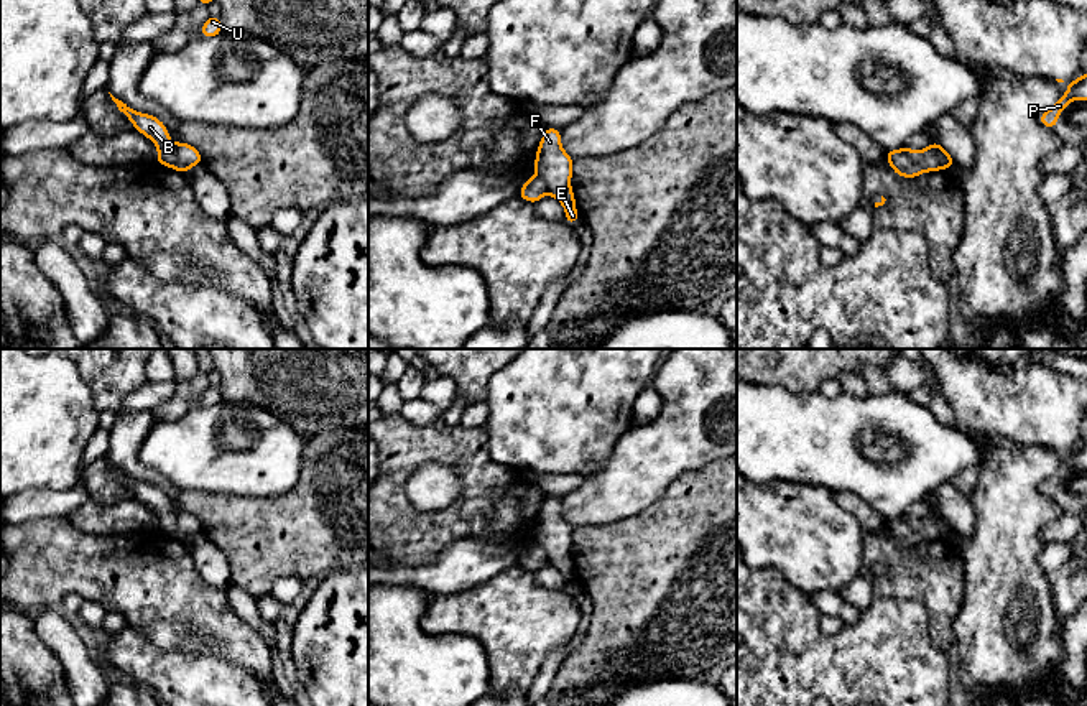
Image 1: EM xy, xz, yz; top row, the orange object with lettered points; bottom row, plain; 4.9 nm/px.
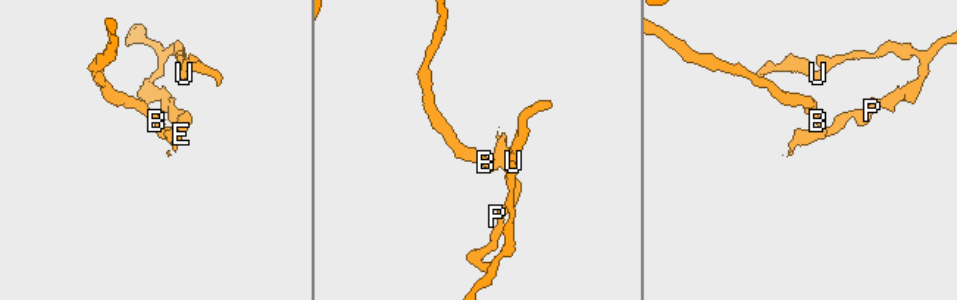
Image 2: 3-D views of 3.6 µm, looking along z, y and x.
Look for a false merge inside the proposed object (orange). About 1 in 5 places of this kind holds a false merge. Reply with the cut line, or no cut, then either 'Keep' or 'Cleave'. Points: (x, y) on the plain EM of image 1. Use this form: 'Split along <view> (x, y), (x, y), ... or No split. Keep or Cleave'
Split along xy (176, 512), (176, 530), (171, 535). Cleave

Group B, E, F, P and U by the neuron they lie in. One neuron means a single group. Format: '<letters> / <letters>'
B / E F P U

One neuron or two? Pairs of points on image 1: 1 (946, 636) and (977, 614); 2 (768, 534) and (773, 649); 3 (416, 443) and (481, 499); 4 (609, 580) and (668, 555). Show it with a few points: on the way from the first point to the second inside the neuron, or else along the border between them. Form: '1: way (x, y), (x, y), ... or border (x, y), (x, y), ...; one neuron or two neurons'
1: border (962, 593), (962, 606), (954, 622), (954, 640); two neurons
2: border (753, 568), (777, 568), (800, 591); two neurons
3: way (436, 443), (443, 443), (479, 479); one neuron
4: way (624, 576), (647, 576), (653, 570); one neuron

